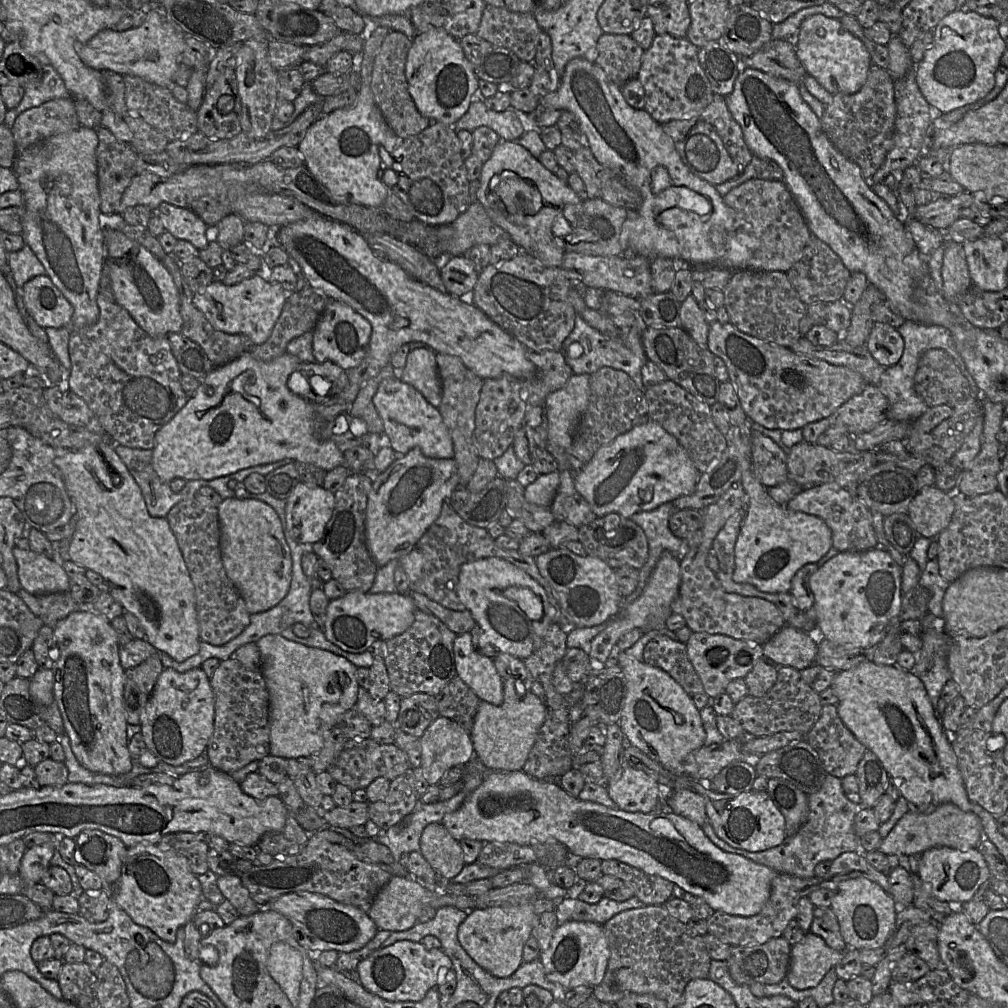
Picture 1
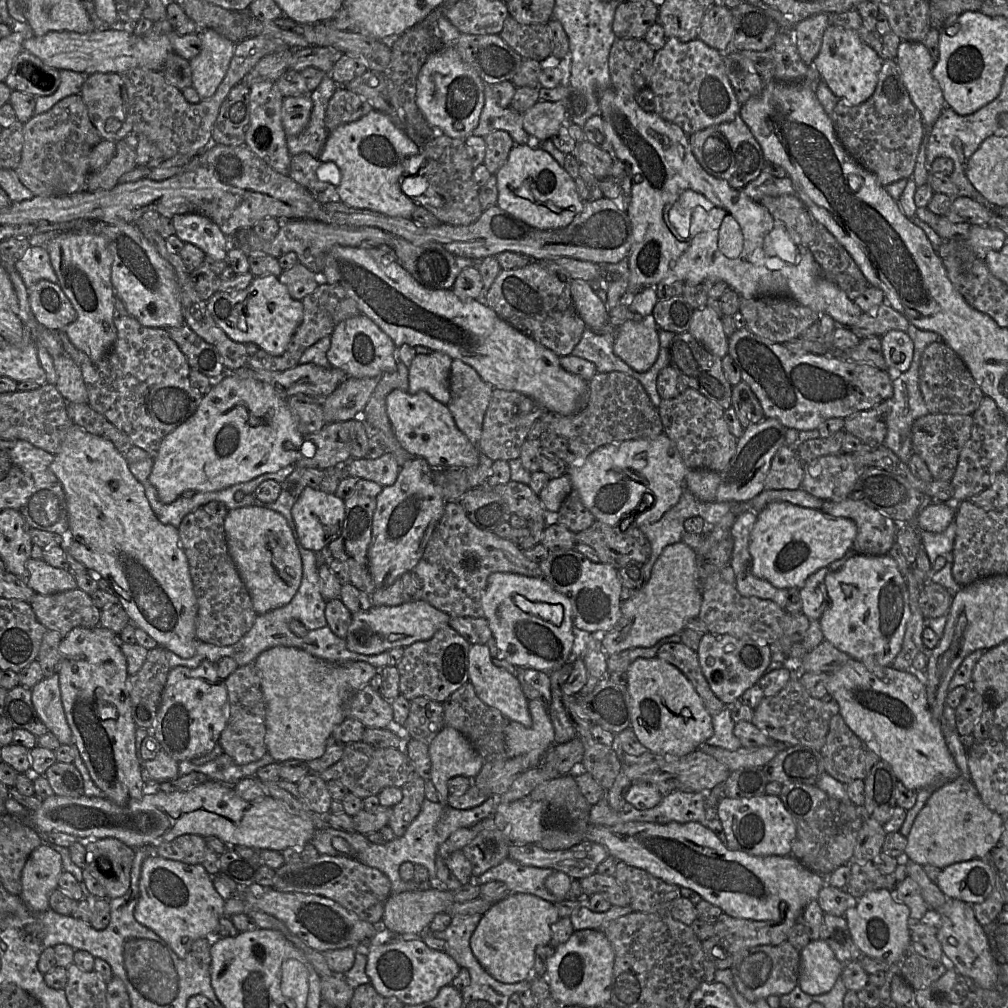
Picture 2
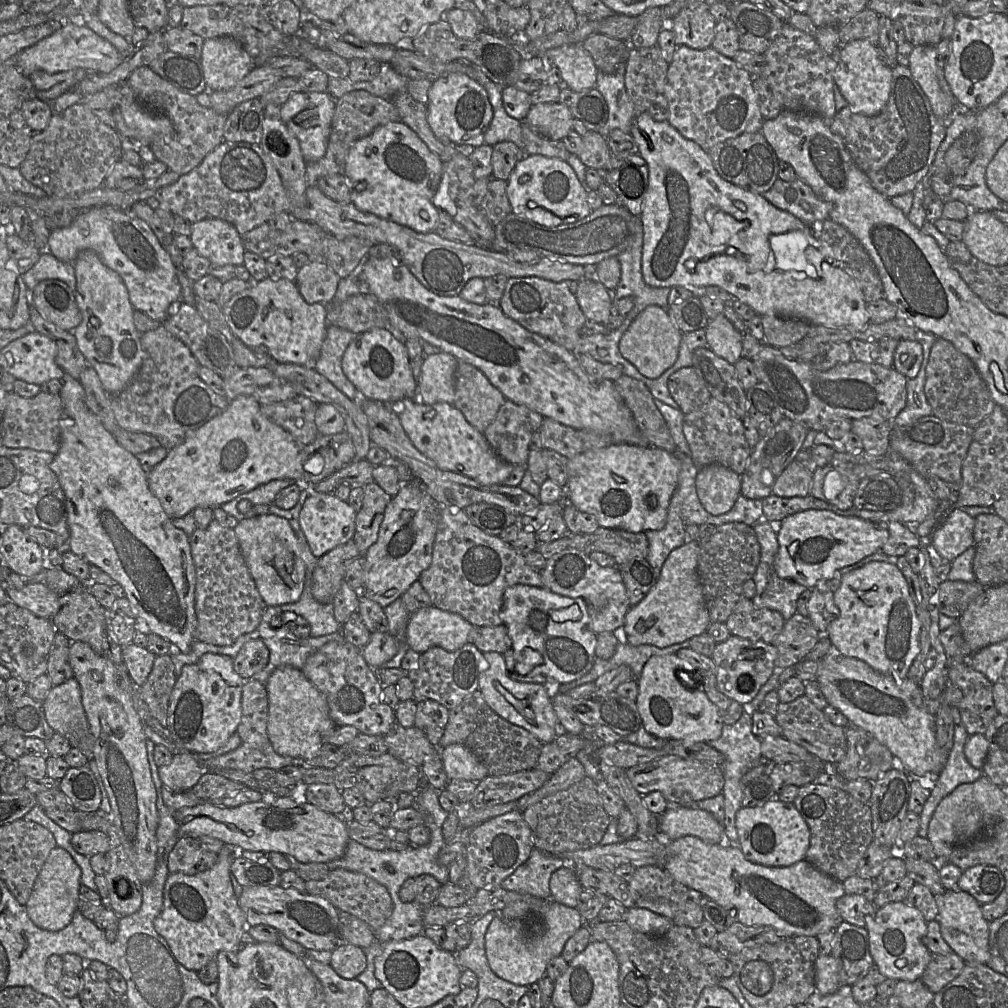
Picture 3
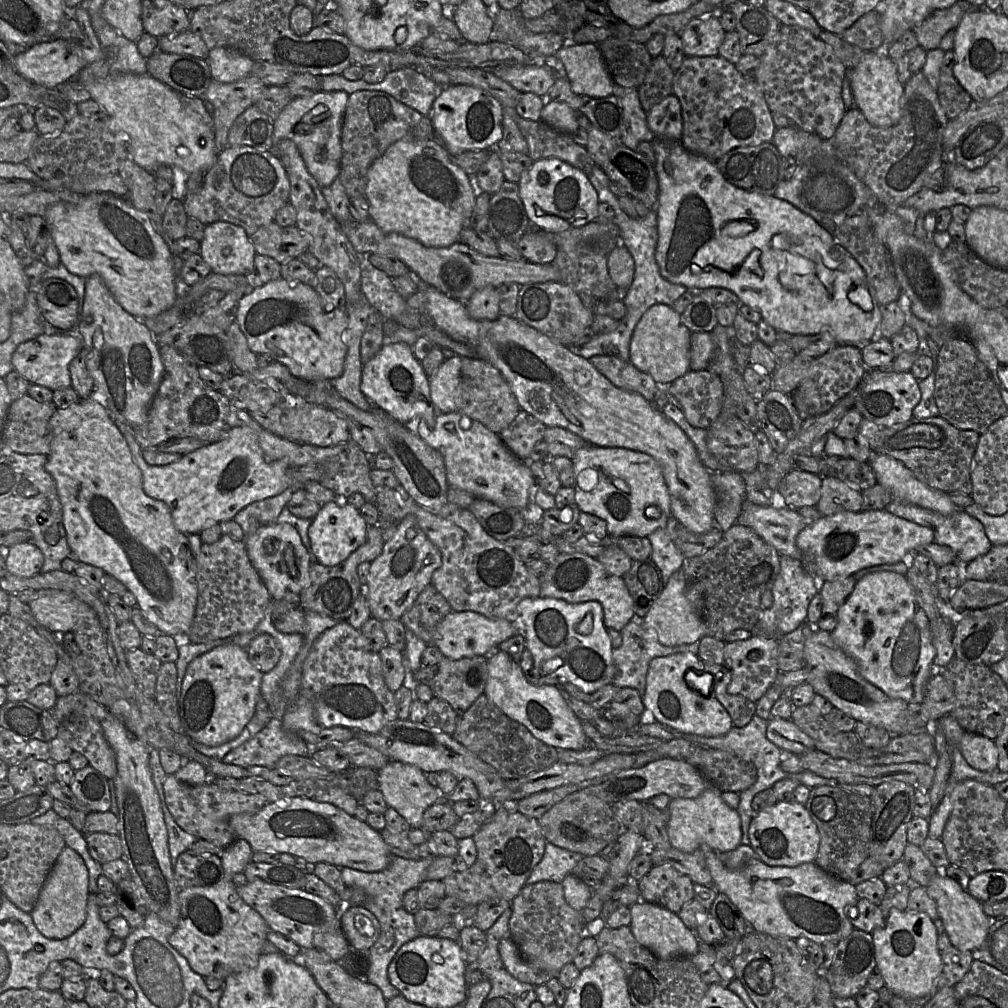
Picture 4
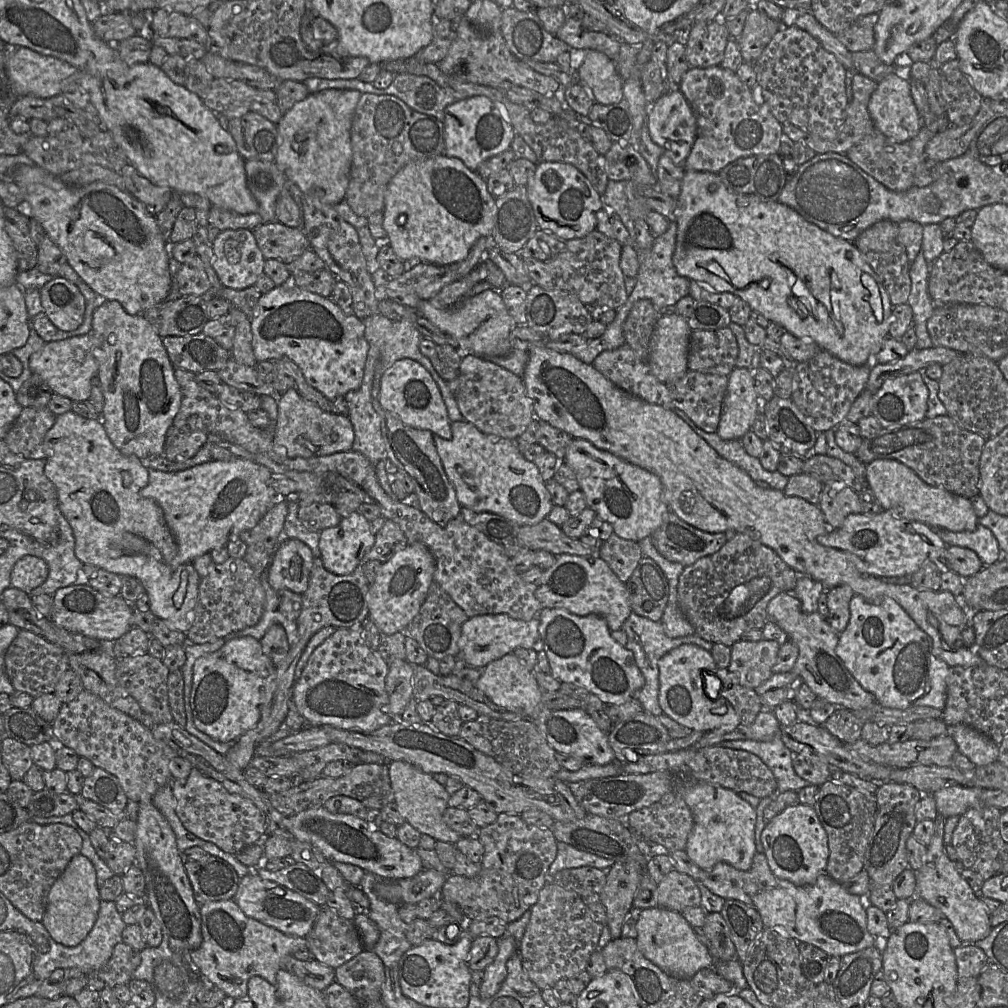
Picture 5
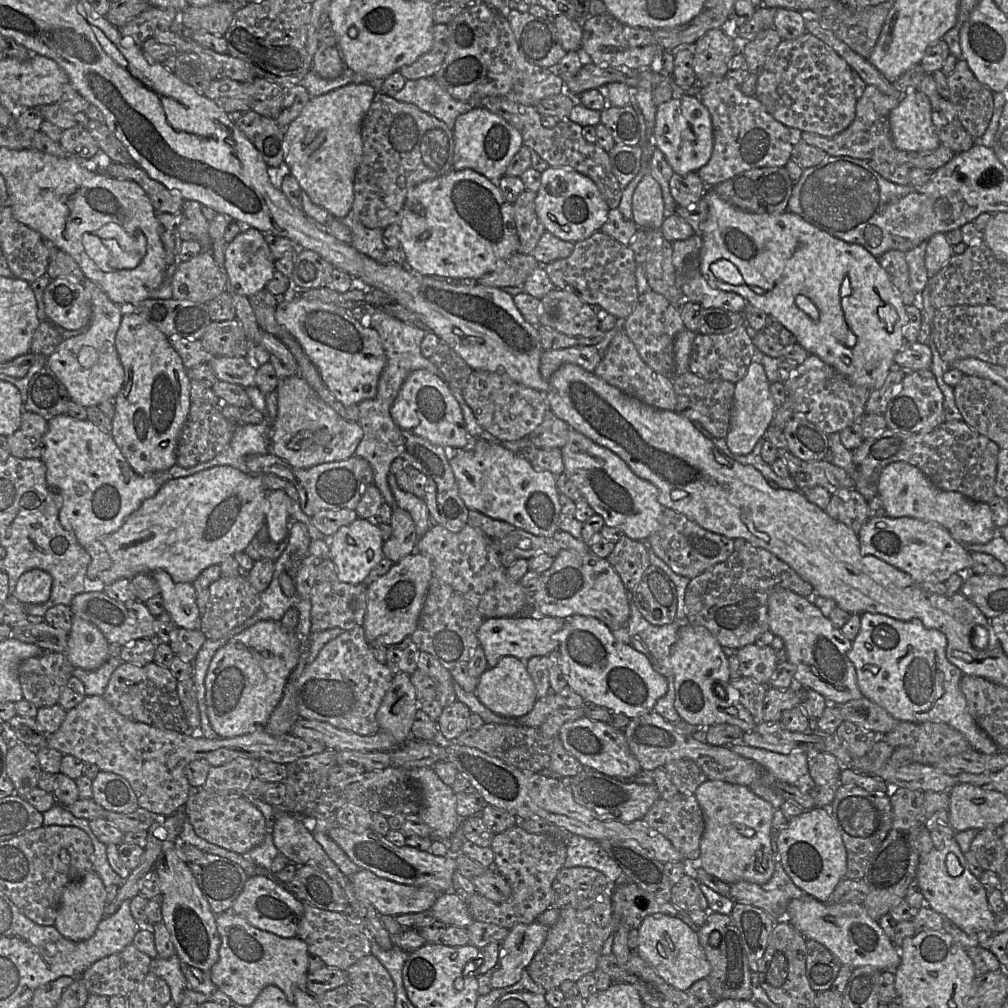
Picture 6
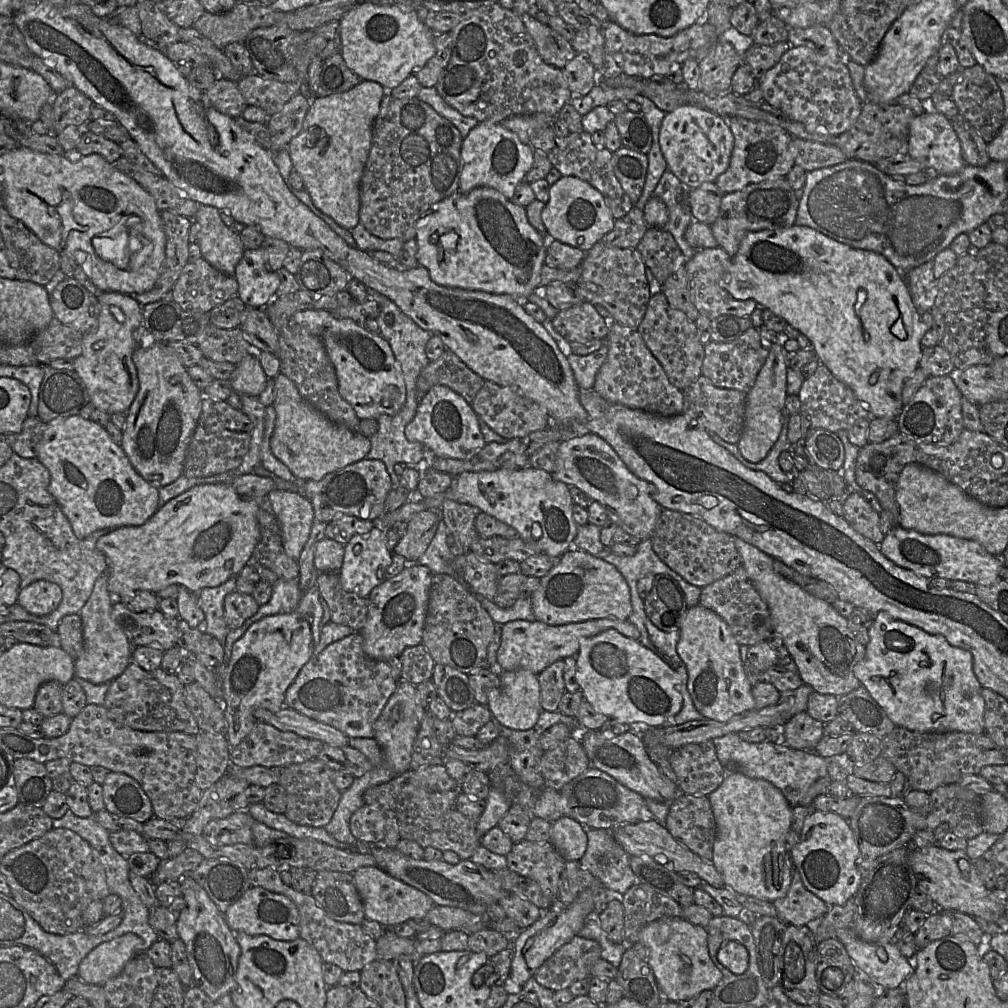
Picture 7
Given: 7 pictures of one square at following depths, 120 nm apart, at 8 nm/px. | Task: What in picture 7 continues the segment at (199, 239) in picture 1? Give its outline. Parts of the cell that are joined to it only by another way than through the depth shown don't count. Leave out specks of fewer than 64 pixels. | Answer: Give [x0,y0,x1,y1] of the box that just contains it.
[234,247,280,309]

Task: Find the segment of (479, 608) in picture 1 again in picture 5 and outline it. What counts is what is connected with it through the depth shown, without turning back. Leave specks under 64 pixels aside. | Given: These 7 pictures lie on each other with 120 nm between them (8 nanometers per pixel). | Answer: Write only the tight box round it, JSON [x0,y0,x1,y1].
[538,608,645,705]

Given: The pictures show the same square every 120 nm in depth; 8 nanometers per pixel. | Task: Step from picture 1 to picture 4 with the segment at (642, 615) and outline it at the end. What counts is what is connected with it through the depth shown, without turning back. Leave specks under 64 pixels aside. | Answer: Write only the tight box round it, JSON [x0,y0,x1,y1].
[642,569,706,646]

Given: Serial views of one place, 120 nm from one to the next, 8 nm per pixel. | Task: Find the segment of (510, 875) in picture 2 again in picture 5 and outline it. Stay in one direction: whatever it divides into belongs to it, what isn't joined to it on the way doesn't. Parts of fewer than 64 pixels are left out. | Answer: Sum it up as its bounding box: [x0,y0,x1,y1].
[549,841,614,878]

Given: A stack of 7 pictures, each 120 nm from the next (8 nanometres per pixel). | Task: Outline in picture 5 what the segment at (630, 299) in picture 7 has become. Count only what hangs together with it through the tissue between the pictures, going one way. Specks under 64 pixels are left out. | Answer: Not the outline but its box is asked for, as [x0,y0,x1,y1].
[519,230,628,310]

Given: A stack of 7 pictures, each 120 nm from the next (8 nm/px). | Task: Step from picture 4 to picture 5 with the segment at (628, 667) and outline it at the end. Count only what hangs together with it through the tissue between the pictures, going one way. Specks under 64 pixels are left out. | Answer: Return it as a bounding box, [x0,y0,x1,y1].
[622,611,714,717]

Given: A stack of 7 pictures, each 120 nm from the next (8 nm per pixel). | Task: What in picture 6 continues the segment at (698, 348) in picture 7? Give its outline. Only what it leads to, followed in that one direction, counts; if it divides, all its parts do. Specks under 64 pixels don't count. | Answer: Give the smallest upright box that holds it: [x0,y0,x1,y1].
[623,290,686,378]

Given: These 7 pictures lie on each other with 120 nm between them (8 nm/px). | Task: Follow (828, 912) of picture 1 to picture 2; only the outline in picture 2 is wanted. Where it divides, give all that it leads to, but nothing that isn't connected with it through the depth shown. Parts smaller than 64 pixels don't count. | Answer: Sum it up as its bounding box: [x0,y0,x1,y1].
[820,913,864,966]

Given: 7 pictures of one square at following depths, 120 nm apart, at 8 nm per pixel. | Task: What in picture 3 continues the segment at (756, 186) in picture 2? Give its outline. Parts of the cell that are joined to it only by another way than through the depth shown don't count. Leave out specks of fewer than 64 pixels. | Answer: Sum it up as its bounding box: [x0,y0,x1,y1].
[761,177,832,226]

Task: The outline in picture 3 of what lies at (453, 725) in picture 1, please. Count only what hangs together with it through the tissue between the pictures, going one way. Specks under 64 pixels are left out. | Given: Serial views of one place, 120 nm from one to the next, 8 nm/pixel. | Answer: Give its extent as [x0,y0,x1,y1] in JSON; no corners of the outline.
[439,744,488,782]

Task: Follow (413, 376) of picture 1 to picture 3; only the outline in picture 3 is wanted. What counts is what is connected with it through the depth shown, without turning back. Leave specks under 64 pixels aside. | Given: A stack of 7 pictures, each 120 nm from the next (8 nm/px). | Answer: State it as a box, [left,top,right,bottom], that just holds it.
[415,353,458,405]

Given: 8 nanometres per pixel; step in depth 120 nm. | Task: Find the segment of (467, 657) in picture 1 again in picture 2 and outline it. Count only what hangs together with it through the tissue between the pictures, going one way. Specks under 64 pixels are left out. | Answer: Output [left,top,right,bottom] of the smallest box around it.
[468,644,532,727]

